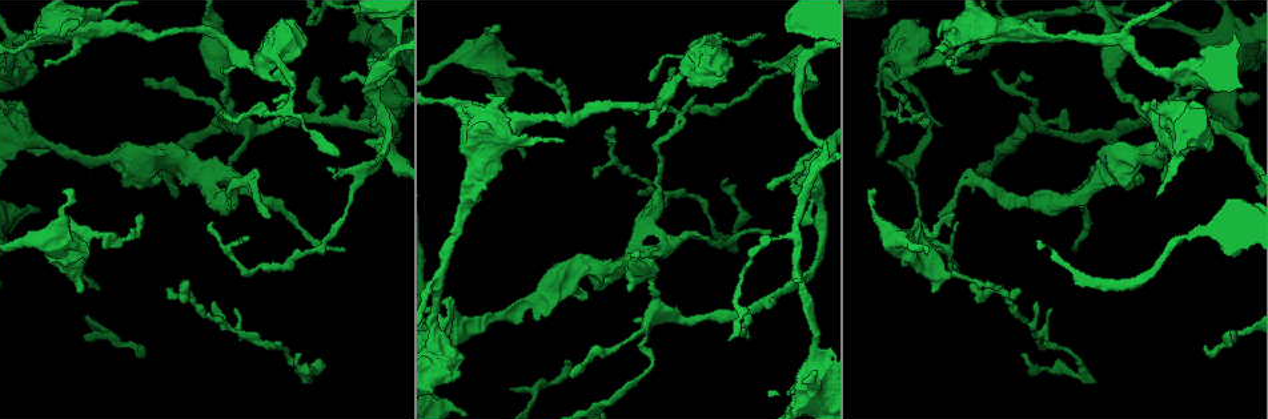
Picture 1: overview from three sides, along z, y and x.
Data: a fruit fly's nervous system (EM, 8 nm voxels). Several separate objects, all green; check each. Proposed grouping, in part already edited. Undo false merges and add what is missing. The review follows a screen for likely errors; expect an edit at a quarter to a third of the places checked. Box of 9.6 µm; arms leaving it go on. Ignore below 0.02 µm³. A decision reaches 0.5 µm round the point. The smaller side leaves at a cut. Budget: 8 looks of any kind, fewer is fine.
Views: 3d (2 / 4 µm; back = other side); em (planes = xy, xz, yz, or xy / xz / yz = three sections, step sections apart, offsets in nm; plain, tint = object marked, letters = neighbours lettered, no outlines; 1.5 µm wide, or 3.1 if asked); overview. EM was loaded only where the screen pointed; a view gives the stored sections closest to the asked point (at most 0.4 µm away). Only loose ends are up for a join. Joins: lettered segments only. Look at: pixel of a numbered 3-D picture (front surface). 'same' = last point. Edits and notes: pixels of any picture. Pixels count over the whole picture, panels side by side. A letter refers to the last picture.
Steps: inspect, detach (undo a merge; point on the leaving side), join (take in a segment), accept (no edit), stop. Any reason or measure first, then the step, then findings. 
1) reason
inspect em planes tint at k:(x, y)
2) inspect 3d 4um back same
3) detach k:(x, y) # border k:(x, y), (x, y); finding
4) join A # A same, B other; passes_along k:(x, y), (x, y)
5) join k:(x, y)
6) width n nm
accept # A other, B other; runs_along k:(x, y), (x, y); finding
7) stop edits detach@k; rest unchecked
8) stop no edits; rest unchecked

long arm stops here
inspect em planes letters at 1:(343, 252)

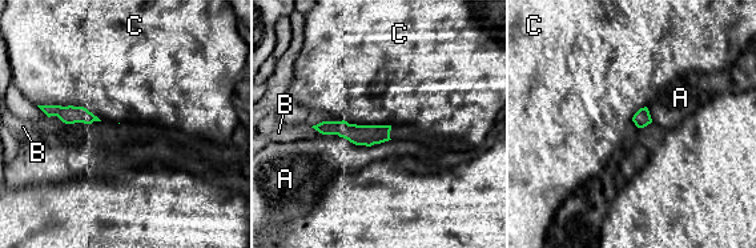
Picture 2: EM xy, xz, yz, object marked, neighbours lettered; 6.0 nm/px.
accept # A other, B other, C other; runs_along 2:(320, 127), (386, 136); none of them fits

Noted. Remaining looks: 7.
thin end
inspect 3d 4um back at 1:(889, 161)

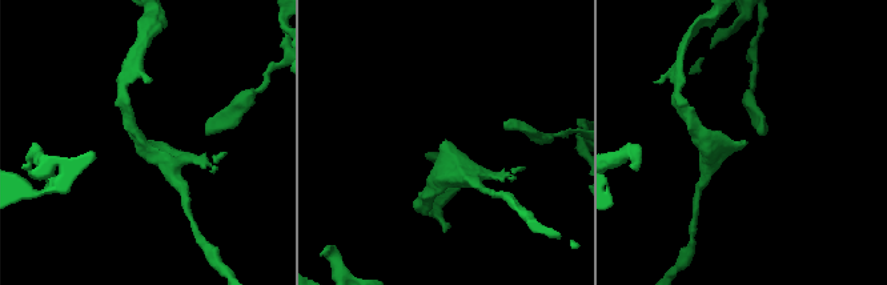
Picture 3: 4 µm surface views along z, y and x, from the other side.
shape alone is not enough
inspect em planes tint at 3:(744, 140)

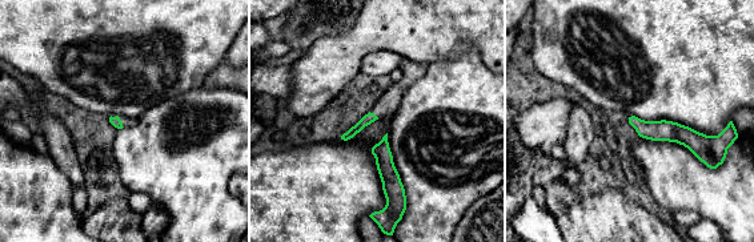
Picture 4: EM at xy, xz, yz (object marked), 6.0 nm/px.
what lies round it
inspect em planes letters same

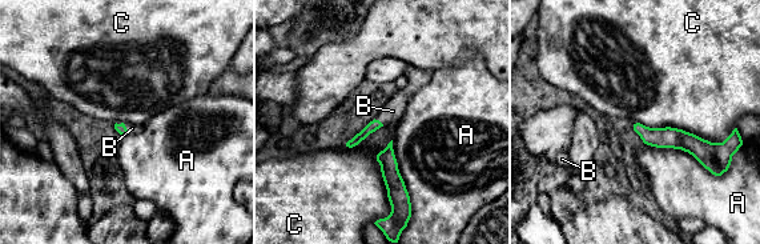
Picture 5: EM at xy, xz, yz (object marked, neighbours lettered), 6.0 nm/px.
longest_contact C 550 nm
join B # A other, B same, C other; the neuron continues

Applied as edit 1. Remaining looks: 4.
a fork
inspect 3d 2um at 1:(916, 71)

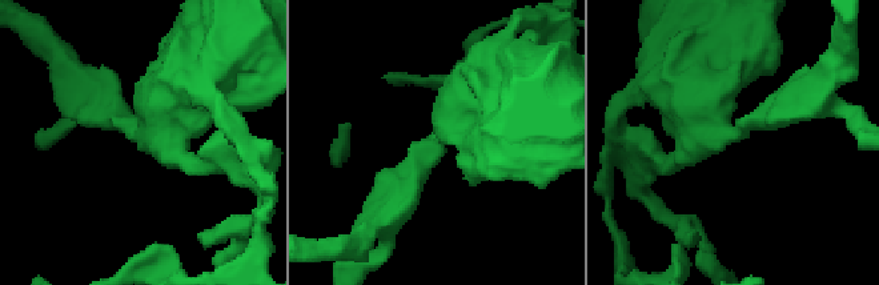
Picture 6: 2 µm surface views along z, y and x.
arms 3; arm_widths 170, 200, 460 nm; need the tissue
inspect em yz step 4 tint at 6:(436, 131)

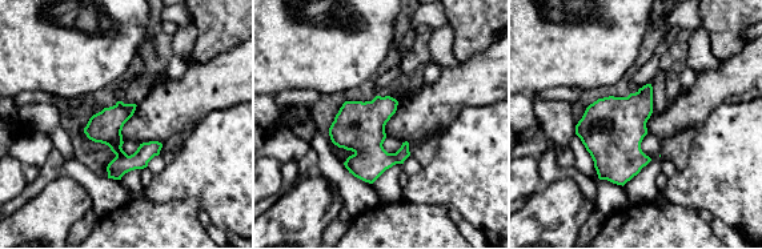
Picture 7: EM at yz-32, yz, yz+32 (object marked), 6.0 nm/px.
inspect em planes letters same

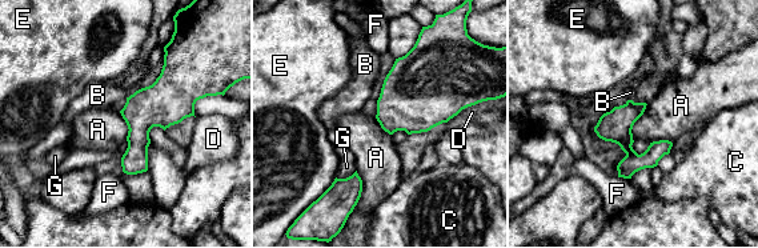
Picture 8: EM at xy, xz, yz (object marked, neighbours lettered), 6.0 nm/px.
width 200 nm
accept # A other, B other, C other, D other, E other, F other, G other; border 8:(648, 104), (633, 126), (633, 140); continuous, no second neuron

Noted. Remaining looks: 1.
stop edits join@5; rest unchecked

